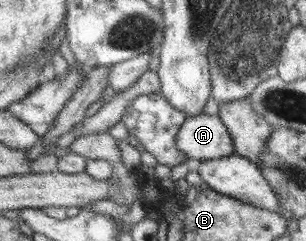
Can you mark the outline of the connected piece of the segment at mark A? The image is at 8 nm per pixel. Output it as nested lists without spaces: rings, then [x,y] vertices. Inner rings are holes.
[[[204,112],[186,118],[178,130],[177,146],[187,155],[190,163],[226,157],[235,153],[234,140],[221,117]]]

